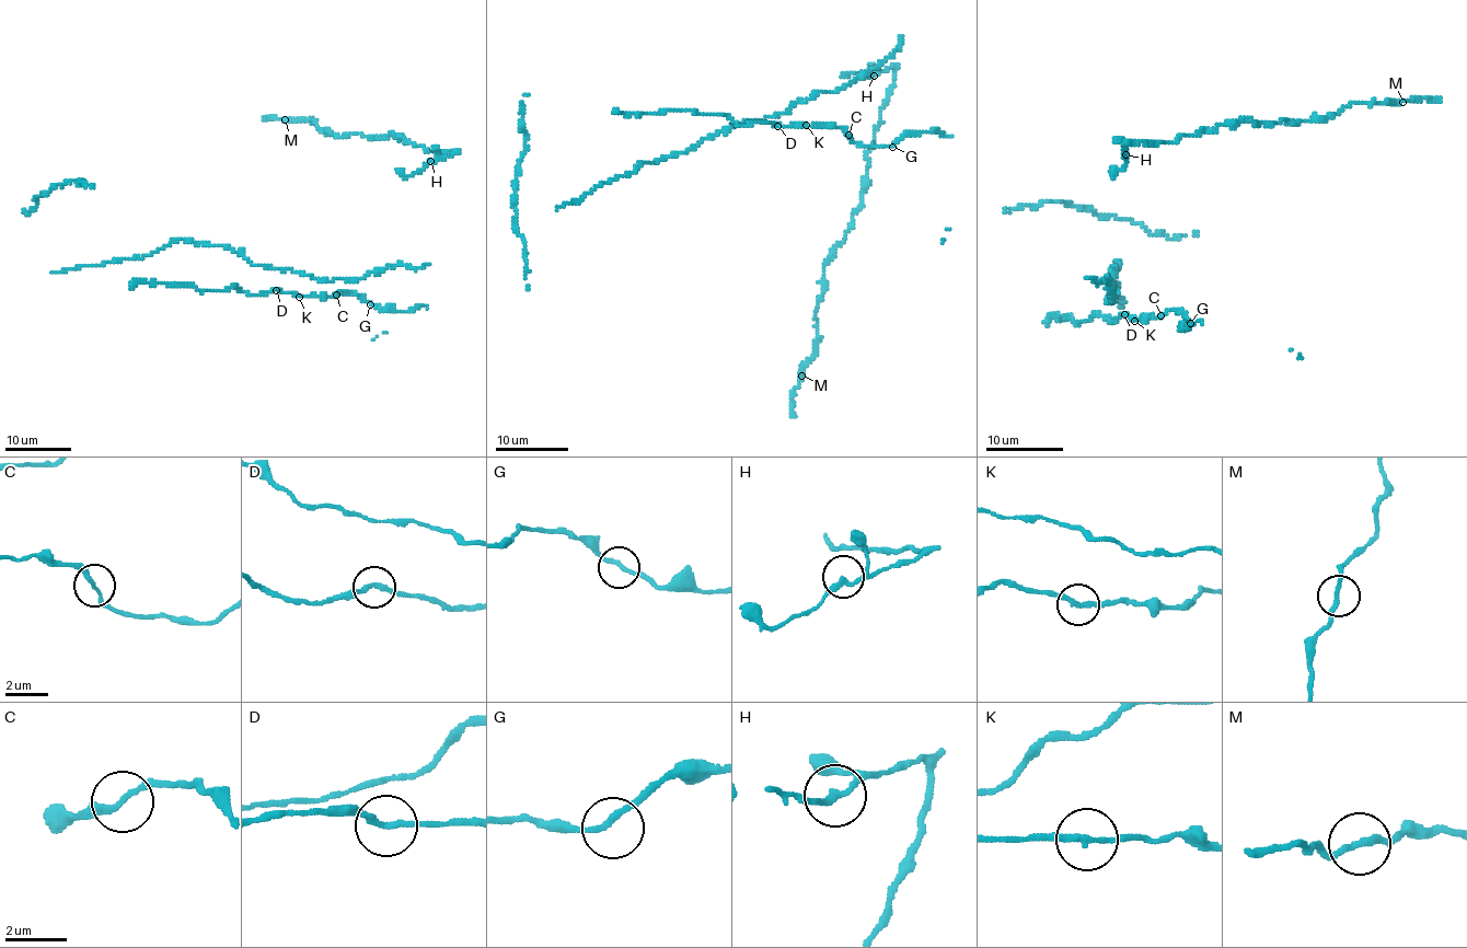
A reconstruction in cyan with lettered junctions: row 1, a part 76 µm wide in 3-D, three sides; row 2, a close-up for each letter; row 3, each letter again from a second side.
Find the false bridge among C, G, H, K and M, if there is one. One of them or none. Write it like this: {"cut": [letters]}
{"cut": []}

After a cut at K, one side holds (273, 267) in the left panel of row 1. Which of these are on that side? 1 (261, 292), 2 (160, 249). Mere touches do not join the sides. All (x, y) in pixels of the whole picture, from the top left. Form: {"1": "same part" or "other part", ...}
{"1": "other part", "2": "same part"}

